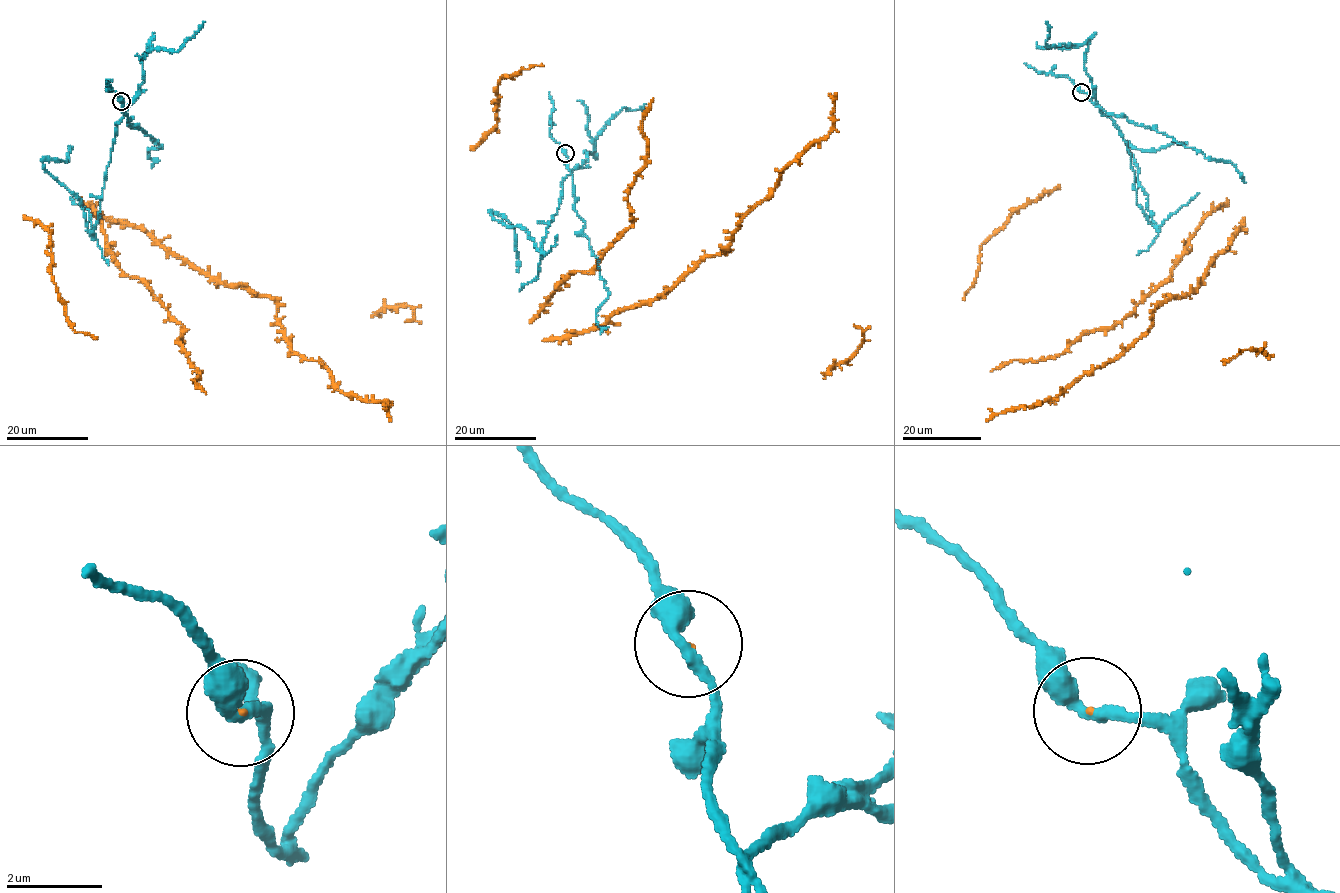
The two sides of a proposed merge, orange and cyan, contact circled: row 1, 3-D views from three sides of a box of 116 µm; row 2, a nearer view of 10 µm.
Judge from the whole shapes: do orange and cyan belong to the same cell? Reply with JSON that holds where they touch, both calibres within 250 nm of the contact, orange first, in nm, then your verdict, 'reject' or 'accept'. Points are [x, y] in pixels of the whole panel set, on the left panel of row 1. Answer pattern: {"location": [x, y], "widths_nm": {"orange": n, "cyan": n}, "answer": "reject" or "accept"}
{"location": [121, 101], "widths_nm": {"orange": 40, "cyan": 320}, "answer": "reject"}

